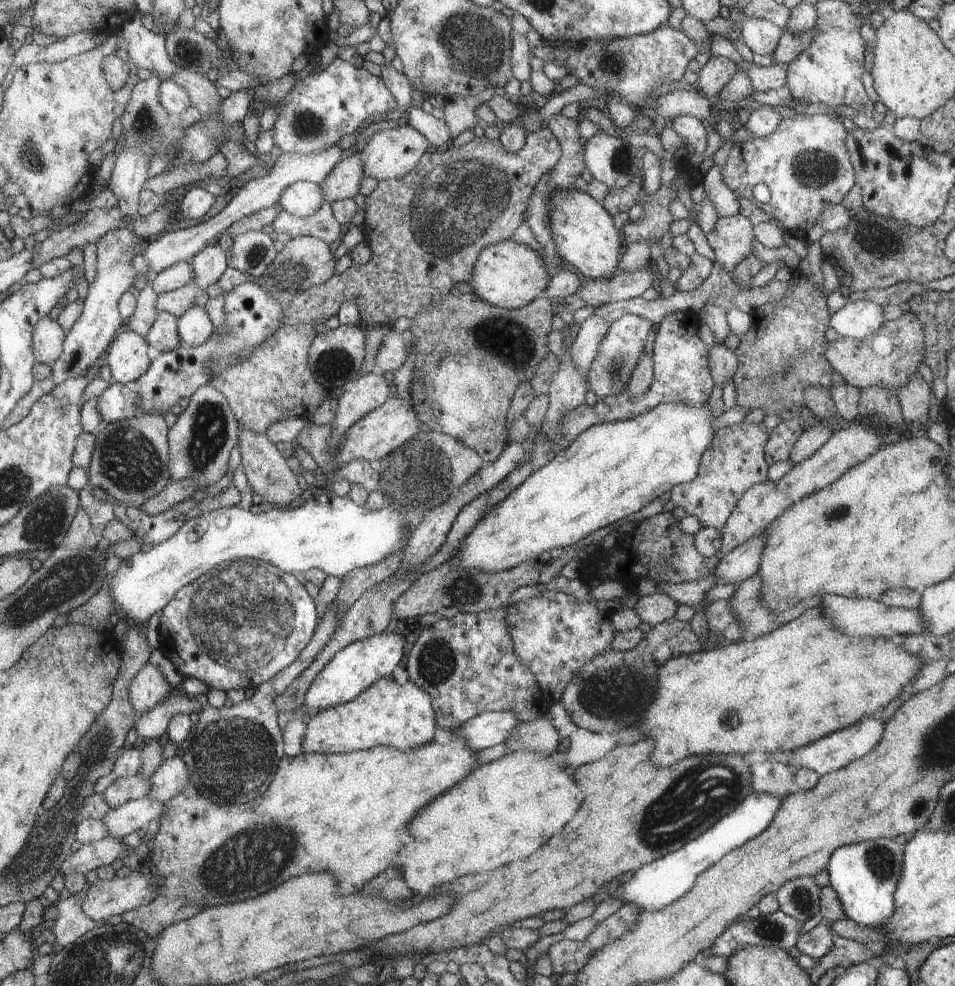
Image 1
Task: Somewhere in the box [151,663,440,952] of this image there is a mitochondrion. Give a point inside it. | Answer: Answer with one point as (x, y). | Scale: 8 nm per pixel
(212, 879)

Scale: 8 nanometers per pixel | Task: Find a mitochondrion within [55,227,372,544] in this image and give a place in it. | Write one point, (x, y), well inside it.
(129, 461)

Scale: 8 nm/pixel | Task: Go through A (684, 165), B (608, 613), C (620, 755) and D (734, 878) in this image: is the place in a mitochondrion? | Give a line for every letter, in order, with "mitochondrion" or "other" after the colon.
A: other
B: other
C: other
D: other

